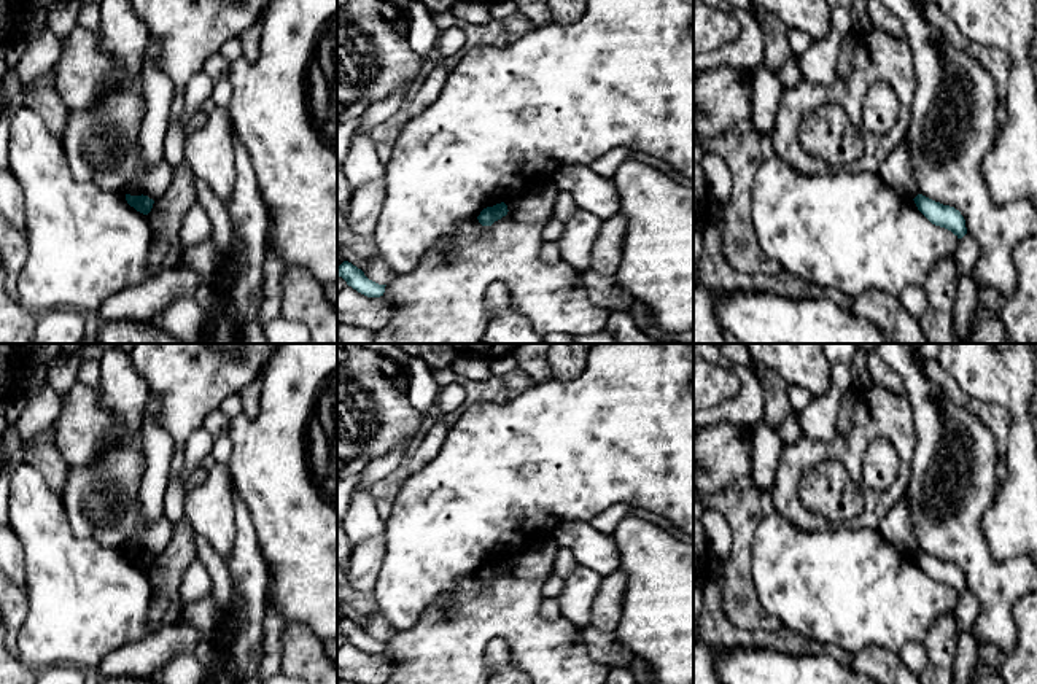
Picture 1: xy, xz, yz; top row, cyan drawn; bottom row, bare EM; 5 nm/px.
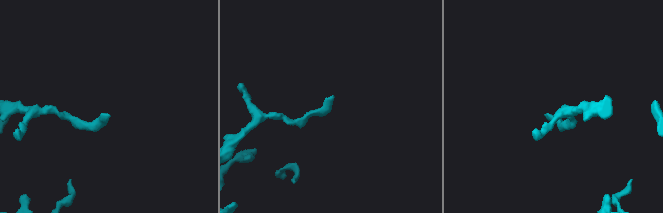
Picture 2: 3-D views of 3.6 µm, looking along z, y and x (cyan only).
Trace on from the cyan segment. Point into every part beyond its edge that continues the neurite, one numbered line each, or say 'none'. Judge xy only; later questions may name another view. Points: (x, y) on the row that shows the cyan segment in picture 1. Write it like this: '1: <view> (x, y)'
none

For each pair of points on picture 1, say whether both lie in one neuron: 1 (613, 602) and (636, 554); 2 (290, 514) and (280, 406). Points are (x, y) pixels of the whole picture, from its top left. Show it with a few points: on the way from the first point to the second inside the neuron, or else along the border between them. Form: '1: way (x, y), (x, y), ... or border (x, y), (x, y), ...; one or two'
1: border (621, 568), (625, 576), (622, 613); two
2: way (290, 487), (290, 433); one

